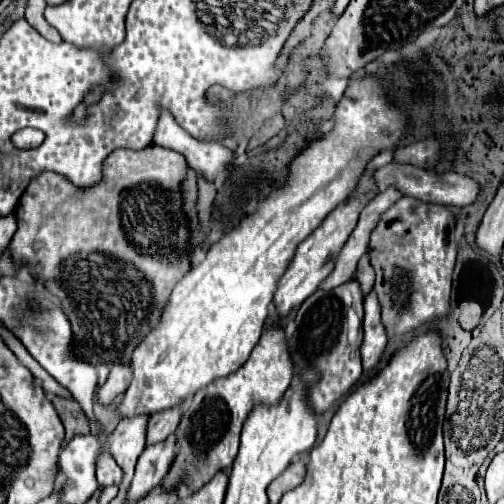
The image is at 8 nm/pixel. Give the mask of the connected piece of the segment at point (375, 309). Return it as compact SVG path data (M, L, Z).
M371 291L365 299L365 317L363 317L363 345L361 345L361 357L363 357L363 371L371 373L387 347L387 337L381 325L381 311L375 291Z

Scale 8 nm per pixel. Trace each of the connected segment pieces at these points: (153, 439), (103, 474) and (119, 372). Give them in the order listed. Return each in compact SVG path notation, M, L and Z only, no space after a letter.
M181 405L171 411L161 411L157 415L151 415L147 423L147 445L161 443L169 435L173 435L179 425L179 419L181 419Z
M103 455L103 459L99 459L99 467L97 467L97 481L101 487L109 487L109 485L119 487L123 481L123 469L109 455Z
M117 363L111 369L105 385L97 393L99 403L101 405L109 405L117 395L121 395L121 393L127 391L129 383L131 383L131 367L129 365L123 365L123 363Z

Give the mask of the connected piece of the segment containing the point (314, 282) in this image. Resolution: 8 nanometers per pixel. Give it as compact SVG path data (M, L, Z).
M367 193L367 195L361 195L353 201L347 201L345 205L339 205L335 211L331 211L325 217L325 221L303 243L299 243L295 257L289 261L287 271L279 277L277 289L273 295L273 307L275 307L275 313L279 319L285 319L293 309L297 309L311 293L315 293L315 289L327 277L327 273L331 273L331 267L335 263L335 255L339 255L339 247L343 247L343 243L347 241L347 237L355 229L355 223L359 219L359 211L365 207L365 203L371 197L375 197L375 193Z

